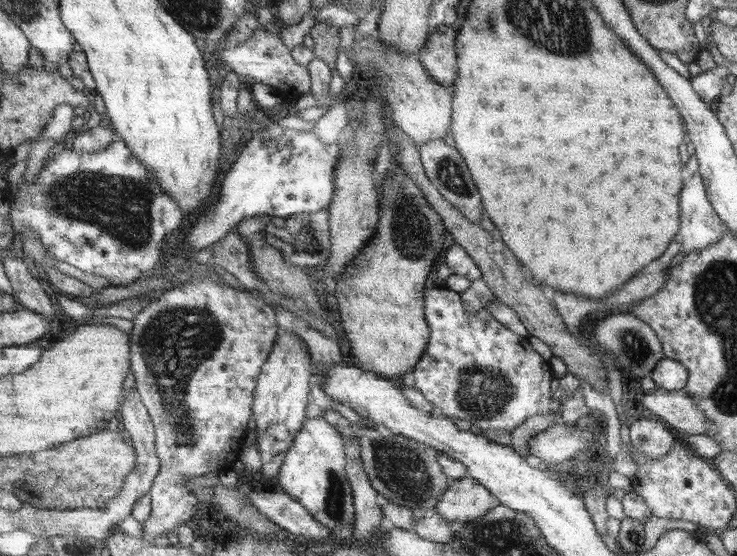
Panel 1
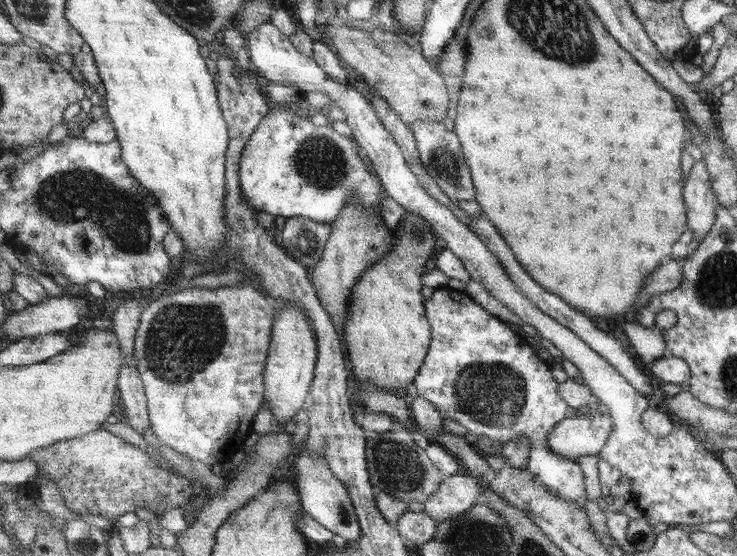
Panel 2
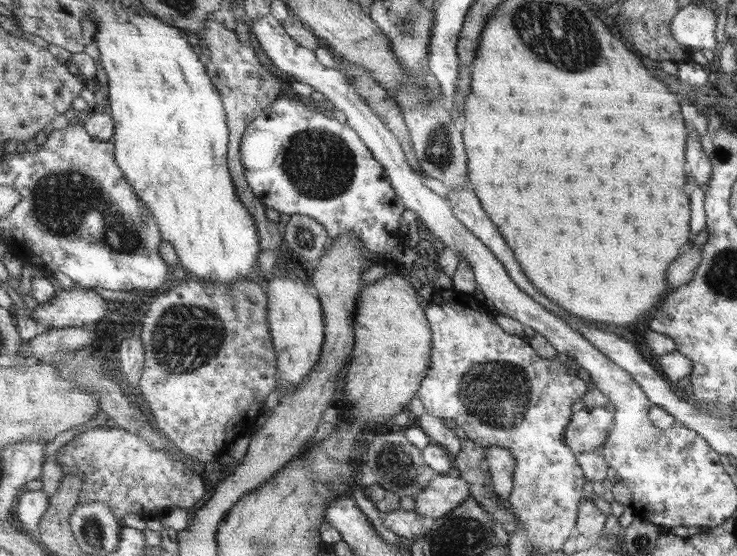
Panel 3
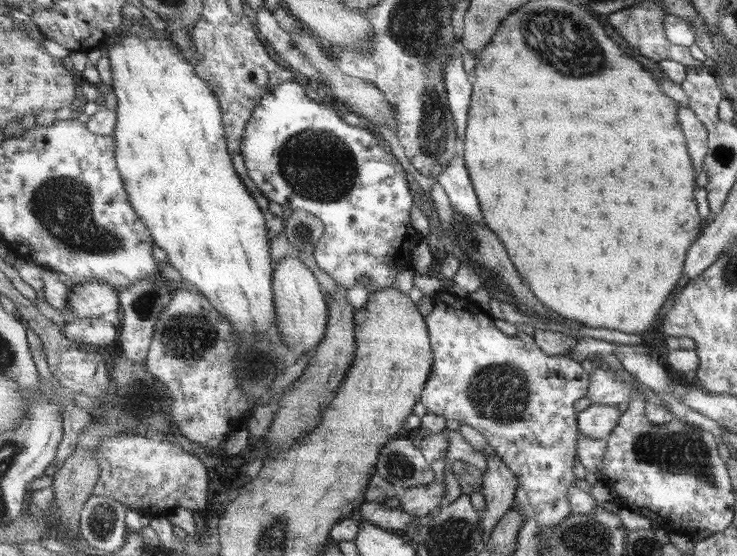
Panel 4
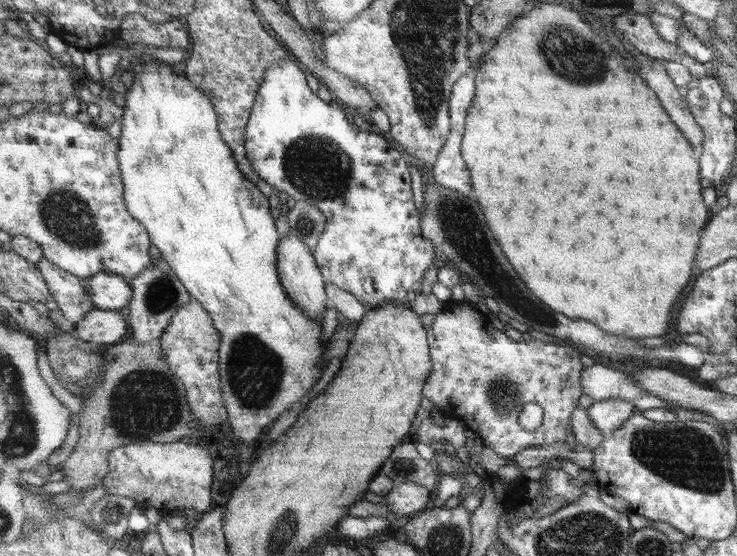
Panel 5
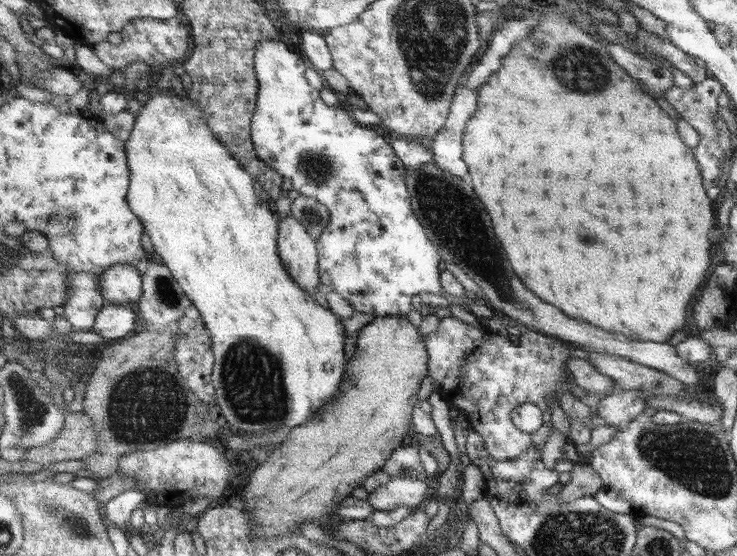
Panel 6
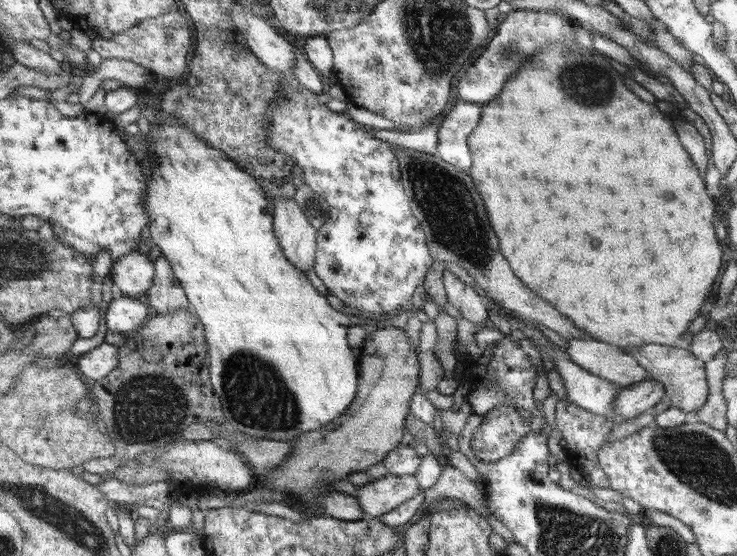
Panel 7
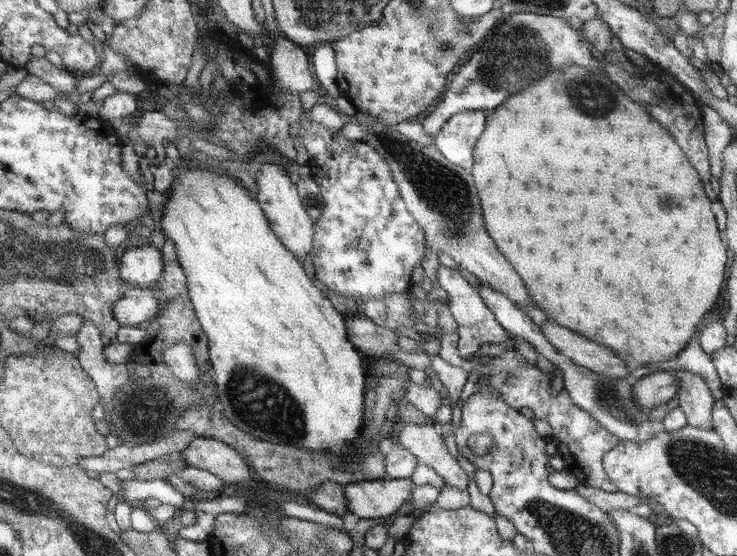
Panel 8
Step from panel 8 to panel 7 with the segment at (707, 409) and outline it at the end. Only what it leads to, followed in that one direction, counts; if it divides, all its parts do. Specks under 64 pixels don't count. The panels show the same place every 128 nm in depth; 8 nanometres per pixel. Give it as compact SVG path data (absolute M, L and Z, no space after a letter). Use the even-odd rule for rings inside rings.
M646 345L641 347L632 347L626 350L633 355L651 377L665 385L665 392L671 398L670 406L684 410L693 417L705 404L709 396L709 384L707 384L707 372L705 372L705 362L697 358L695 354L687 349L676 347L667 347L657 345Z

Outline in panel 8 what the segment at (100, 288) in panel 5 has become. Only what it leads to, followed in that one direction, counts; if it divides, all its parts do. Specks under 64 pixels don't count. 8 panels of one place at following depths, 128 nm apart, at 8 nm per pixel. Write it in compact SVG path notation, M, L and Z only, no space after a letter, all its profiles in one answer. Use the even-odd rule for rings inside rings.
M148 241L135 243L119 258L121 277L129 286L156 287L163 272L163 251Z

